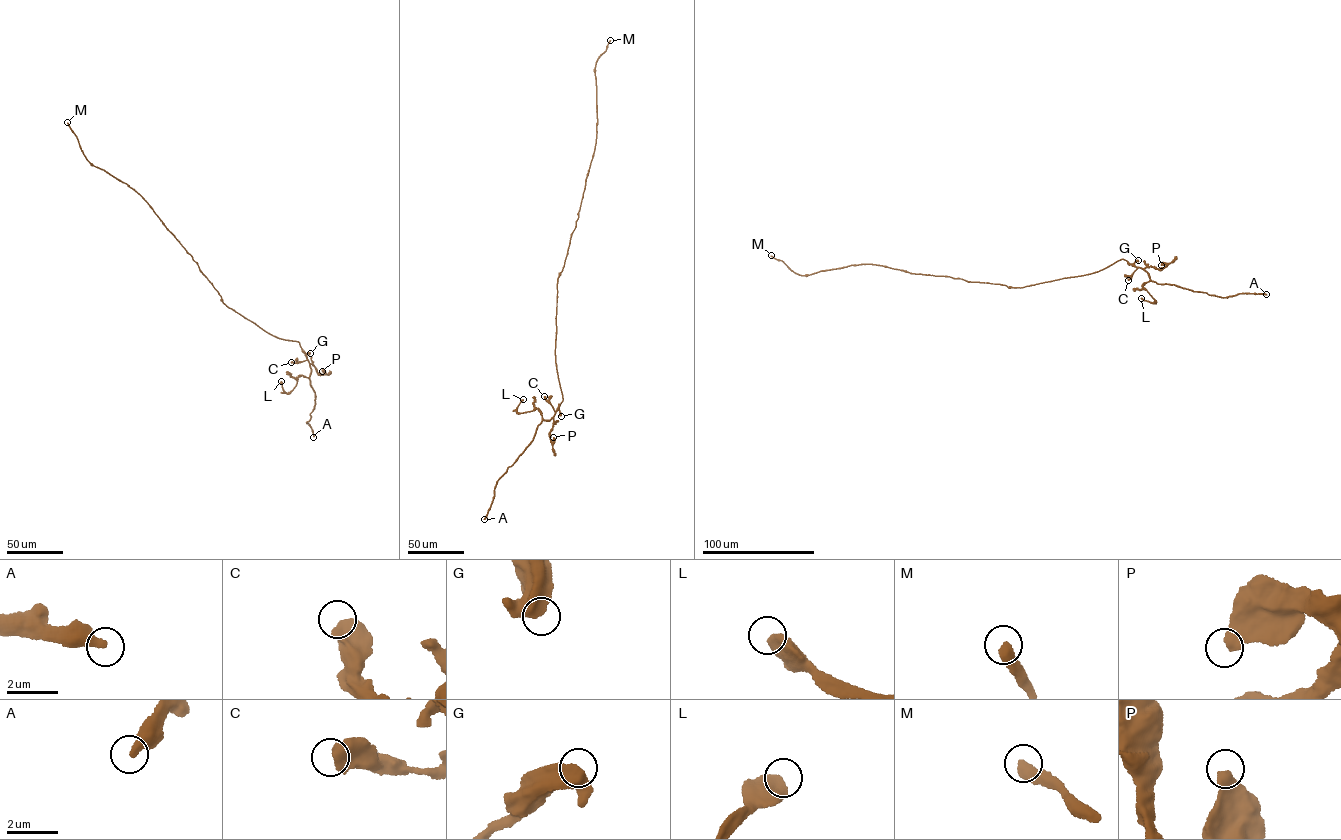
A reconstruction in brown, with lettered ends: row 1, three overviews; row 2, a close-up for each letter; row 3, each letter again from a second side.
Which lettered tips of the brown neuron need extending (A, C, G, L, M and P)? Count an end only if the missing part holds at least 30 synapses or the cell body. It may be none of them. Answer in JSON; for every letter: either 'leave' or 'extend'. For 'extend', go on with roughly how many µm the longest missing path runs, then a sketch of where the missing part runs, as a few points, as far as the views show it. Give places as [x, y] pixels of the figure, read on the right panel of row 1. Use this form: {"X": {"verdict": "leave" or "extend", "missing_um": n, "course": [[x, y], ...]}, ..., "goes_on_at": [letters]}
{"A": {"verdict": "leave"}, "C": {"verdict": "leave"}, "G": {"verdict": "leave"}, "L": {"verdict": "leave"}, "M": {"verdict": "extend", "missing_um": 200}, "P": {"verdict": "leave"}, "goes_on_at": ["M"]}

